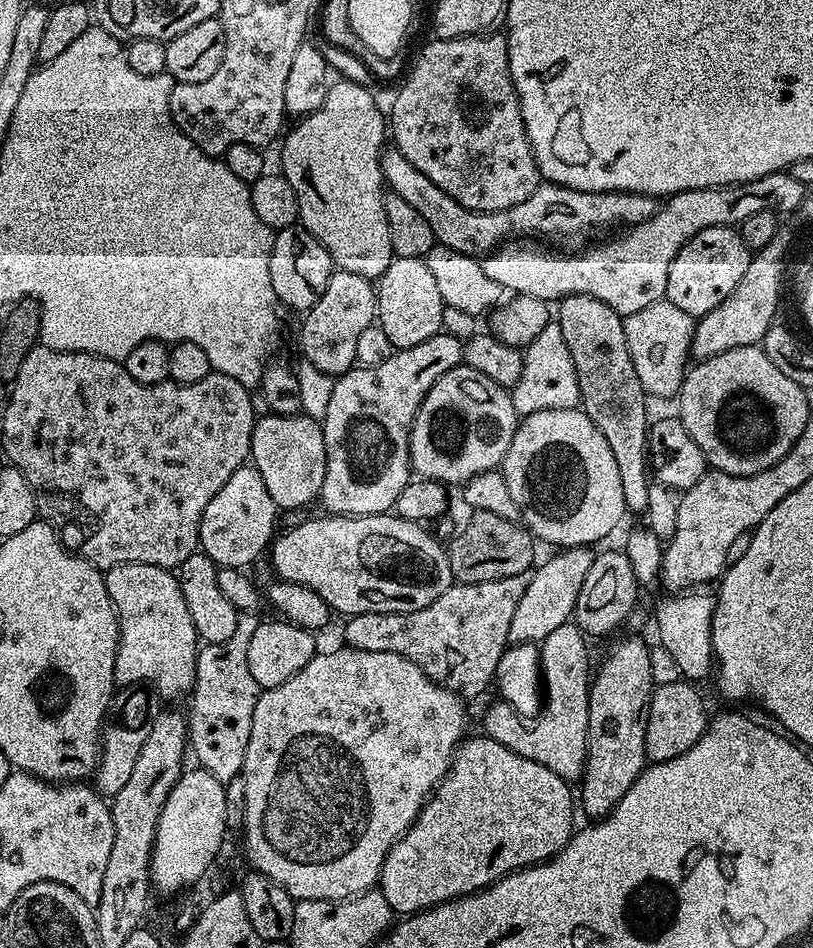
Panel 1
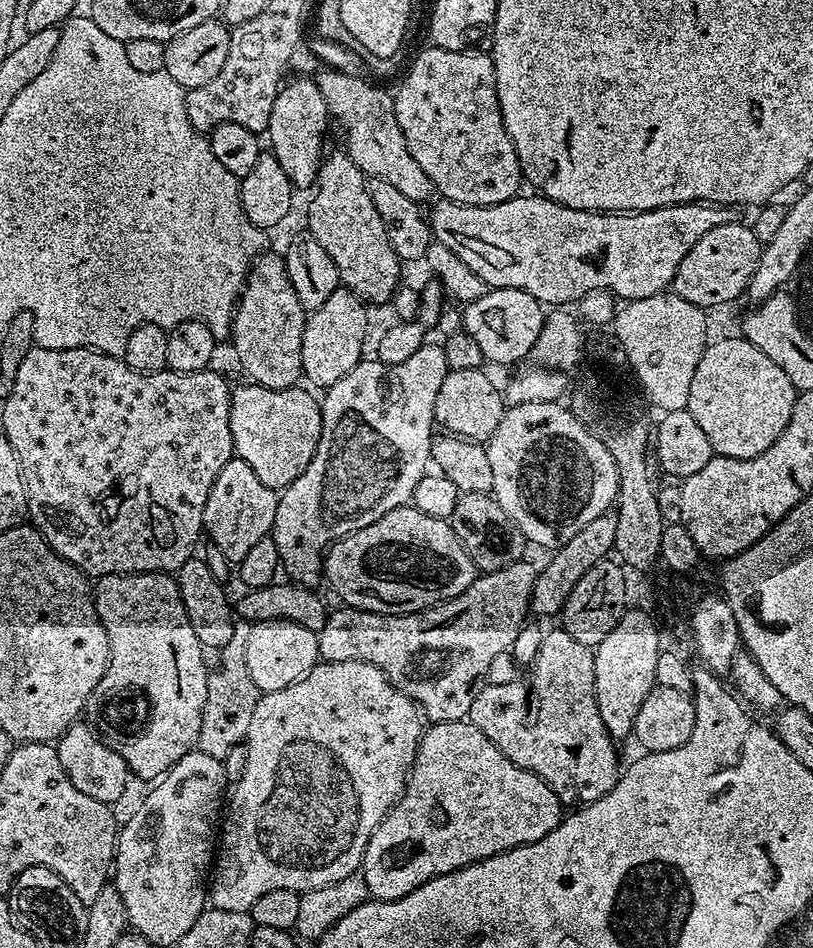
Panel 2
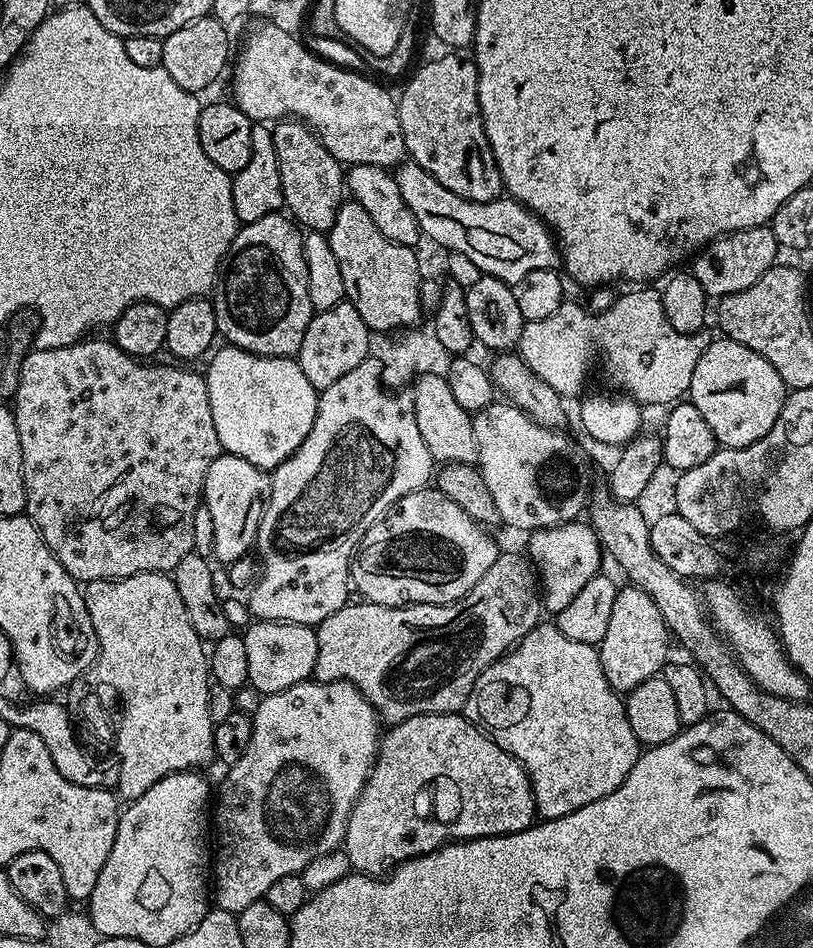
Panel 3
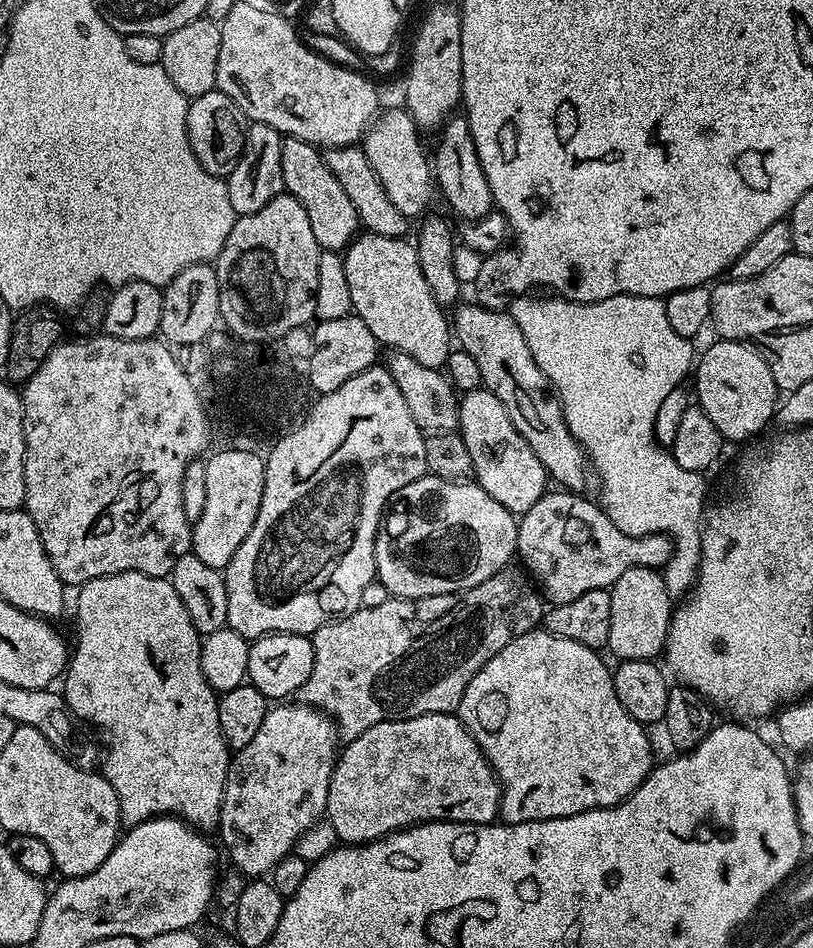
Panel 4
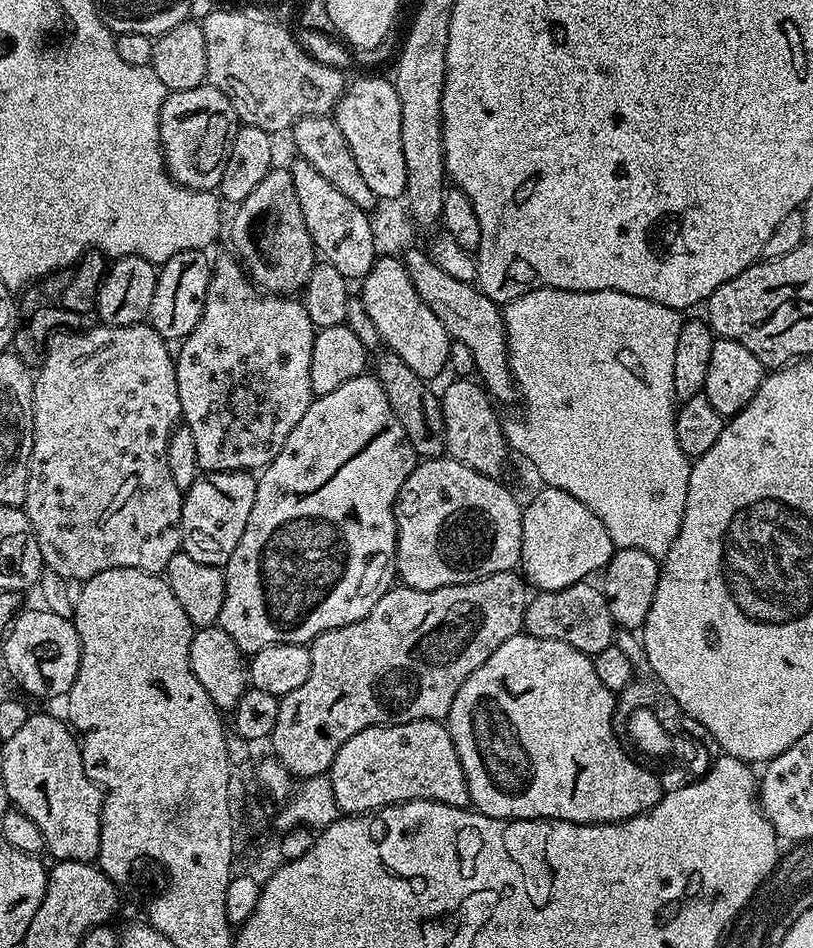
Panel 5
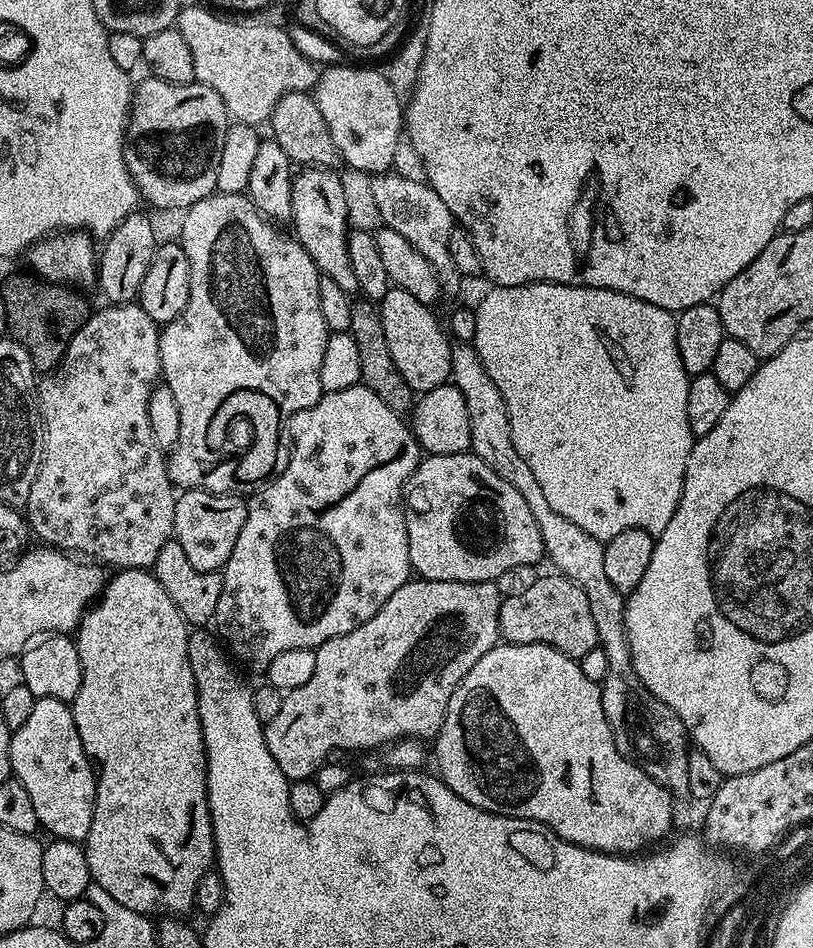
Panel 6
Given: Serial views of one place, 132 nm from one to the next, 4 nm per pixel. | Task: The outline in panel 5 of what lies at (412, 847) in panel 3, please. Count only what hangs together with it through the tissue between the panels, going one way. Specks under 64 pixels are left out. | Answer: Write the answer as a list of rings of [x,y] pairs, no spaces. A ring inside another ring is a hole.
[[[438,720],[379,724],[362,730],[346,741],[338,754],[334,754],[334,762],[326,775],[330,778],[330,786],[334,786],[334,802],[338,802],[344,814],[371,814],[377,808],[405,804],[408,800],[433,800],[455,808],[468,808],[470,804],[462,762],[458,762],[458,750],[454,750],[447,727]]]

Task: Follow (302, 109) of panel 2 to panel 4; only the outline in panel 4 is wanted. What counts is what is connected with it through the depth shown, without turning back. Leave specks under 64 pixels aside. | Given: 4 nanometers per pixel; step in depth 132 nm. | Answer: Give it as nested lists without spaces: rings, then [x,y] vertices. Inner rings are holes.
[[[293,136],[282,139],[282,178],[287,195],[298,198],[298,202],[306,206],[310,230],[314,230],[314,238],[318,238],[321,249],[326,252],[343,253],[356,239],[362,225],[354,210],[354,202],[346,198],[346,190],[338,186],[338,178],[330,174],[330,166],[326,166],[321,149]]]

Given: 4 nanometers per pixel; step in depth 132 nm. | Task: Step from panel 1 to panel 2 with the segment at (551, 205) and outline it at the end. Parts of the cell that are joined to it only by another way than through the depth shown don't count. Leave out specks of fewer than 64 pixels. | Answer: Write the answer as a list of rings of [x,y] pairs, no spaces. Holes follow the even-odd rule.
[[[324,70],[321,76],[315,77],[316,85],[322,90],[322,98],[326,98],[328,115],[333,121],[340,123],[344,131],[343,151],[364,172],[368,180],[382,178],[382,182],[395,186],[406,198],[417,202],[431,201],[434,189],[430,178],[426,178],[426,170],[414,162],[414,154],[406,146],[404,131],[398,126],[396,102],[391,91],[383,92],[371,79],[350,77],[333,70]]]

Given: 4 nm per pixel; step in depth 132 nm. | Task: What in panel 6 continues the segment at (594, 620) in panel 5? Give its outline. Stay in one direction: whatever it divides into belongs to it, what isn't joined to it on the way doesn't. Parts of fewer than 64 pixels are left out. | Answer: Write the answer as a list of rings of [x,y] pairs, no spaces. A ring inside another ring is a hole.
[[[559,574],[544,576],[541,580],[533,582],[529,588],[516,592],[513,596],[505,595],[500,601],[501,637],[510,644],[545,644],[562,654],[566,654],[571,660],[580,661],[584,655],[590,653],[598,646],[598,626],[594,626],[594,618],[590,611],[590,601],[586,594],[582,594],[580,587],[572,580]]]

